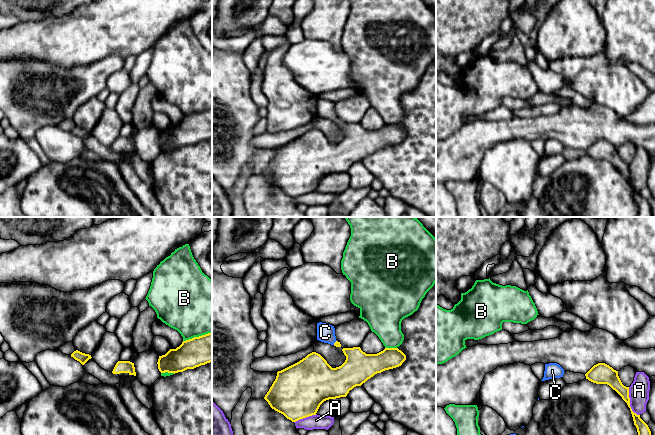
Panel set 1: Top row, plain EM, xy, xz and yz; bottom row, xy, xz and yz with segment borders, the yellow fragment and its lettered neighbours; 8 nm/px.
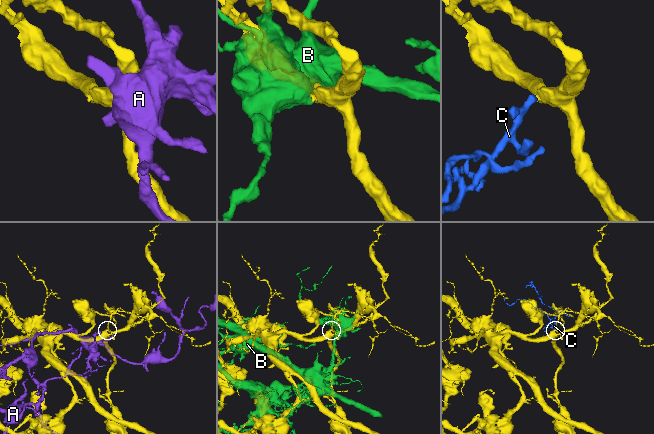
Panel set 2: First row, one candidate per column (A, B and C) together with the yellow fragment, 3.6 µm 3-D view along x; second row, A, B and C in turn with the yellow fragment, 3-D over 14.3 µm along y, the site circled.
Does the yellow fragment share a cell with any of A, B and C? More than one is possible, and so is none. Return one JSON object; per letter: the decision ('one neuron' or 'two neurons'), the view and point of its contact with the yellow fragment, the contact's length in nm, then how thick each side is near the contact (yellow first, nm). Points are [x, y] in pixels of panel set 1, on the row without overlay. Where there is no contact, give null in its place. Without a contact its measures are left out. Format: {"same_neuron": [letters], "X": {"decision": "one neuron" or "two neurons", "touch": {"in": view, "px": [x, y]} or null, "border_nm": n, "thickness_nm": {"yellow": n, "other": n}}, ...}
{"same_neuron": ["C"], "A": {"decision": "two neurons", "touch": {"in": "yz", "px": [629, 178]}, "border_nm": 240, "thickness_nm": {"yellow": 120, "other": 160}}, "B": {"decision": "two neurons", "touch": {"in": "xz", "px": [391, 124]}, "border_nm": 100, "thickness_nm": {"yellow": 190, "other": 280}}, "C": {"decision": "one neuron", "touch": {"in": "xz", "px": [335, 118]}, "border_nm": 50, "thickness_nm": {"yellow": 50, "other": 140}}}

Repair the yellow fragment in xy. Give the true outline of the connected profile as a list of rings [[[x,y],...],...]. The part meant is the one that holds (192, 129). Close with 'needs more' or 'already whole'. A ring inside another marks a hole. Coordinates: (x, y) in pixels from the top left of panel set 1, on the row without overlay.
[[[212,109],[183,117],[176,125],[159,132],[161,149],[178,149],[212,138]]] | already whole

